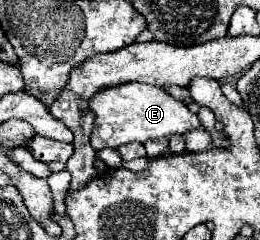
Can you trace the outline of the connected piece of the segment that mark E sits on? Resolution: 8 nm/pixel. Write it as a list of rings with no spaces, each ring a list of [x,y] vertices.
[[[120,84],[110,86],[108,90],[100,90],[90,100],[90,108],[94,114],[90,146],[94,150],[102,150],[106,146],[118,148],[120,144],[128,142],[170,138],[172,134],[186,134],[188,130],[200,126],[198,116],[192,114],[184,102],[172,98],[162,88],[150,84]]]

